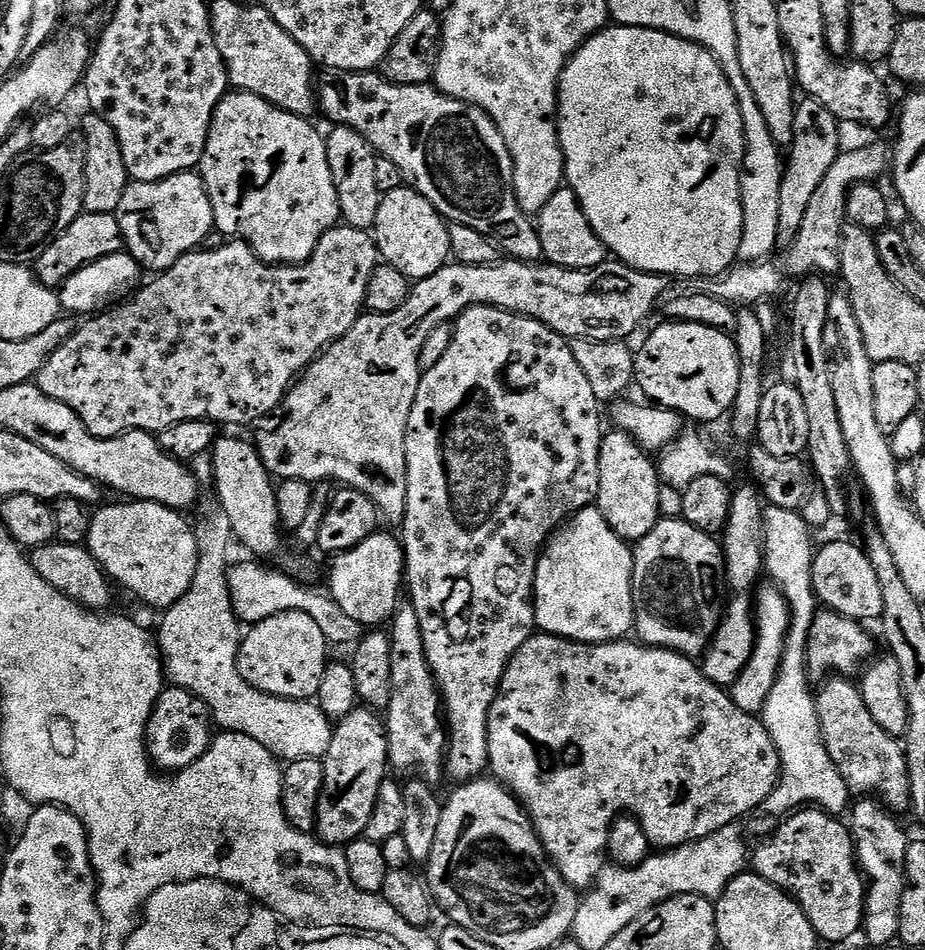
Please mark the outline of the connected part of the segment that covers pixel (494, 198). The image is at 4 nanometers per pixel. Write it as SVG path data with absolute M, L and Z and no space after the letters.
M328 70L323 75L324 80L317 79L314 84L314 104L318 112L321 112L326 119L333 120L331 122L333 125L353 128L355 132L362 134L362 138L366 138L366 142L370 142L370 146L374 151L379 155L390 158L390 162L394 162L394 166L398 166L398 170L404 179L404 184L414 189L418 194L425 196L438 209L445 221L461 224L462 226L470 226L470 230L478 230L478 234L482 234L486 239L492 241L505 257L514 260L531 260L533 262L539 261L543 257L542 242L540 241L540 235L536 233L533 217L529 213L524 212L522 206L518 206L516 201L516 191L512 185L510 150L506 150L506 142L502 142L502 134L494 126L492 119L481 108L462 102L458 98L450 98L446 94L442 94L431 83L391 84L389 80L381 76L379 71L376 70L370 72L333 72Z

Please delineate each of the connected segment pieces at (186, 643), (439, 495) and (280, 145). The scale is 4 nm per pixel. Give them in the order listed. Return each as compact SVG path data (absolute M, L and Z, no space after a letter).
M203 502L200 518L193 525L198 542L198 563L190 590L163 613L158 647L166 676L177 688L193 692L206 707L217 729L241 732L266 746L281 762L320 760L330 750L333 721L312 700L278 698L250 686L238 670L236 649L242 639L242 624L236 619L228 589L228 544L233 541L230 518L219 504Z
M473 304L456 317L452 328L452 341L448 344L446 354L442 354L436 365L421 375L418 394L410 410L410 422L406 430L408 493L402 525L404 570L406 592L407 595L408 592L412 595L409 596L410 602L414 606L414 614L418 614L418 626L422 628L422 646L426 652L426 662L440 688L442 711L448 733L444 770L447 779L456 780L457 785L481 777L488 768L488 715L496 700L500 679L504 676L513 654L537 631L534 583L538 553L548 537L565 520L575 516L581 509L589 507L596 499L598 454L602 439L600 408L602 402L594 394L590 381L586 379L586 374L582 374L578 362L574 362L569 341L534 318L494 308L491 304Z
M232 90L229 91L227 96L223 96L220 99L220 105L217 106L212 115L212 124L208 127L204 157L200 159L198 171L200 177L204 179L204 185L214 210L214 218L216 219L215 231L217 233L225 232L225 237L242 240L245 244L249 244L256 251L258 259L264 260L268 264L304 263L305 260L310 258L310 254L314 254L314 250L324 234L329 232L331 228L337 227L342 220L340 207L338 206L338 190L334 186L334 178L328 161L328 145L322 132L320 136L319 130L311 124L312 122L311 119L295 116L293 112L282 110L268 100L258 98L249 92Z

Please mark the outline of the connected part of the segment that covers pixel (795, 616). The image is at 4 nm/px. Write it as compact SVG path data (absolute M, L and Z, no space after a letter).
M765 507L762 512L762 568L771 583L784 595L788 608L788 630L780 658L776 680L766 694L758 719L764 723L780 755L780 780L768 796L767 810L776 818L791 814L805 806L822 808L840 814L850 804L850 793L838 768L830 758L820 733L816 697L808 689L808 634L818 611L816 591L812 585L813 529L794 508Z

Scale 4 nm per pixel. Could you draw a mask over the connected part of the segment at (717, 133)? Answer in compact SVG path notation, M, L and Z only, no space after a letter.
M616 24L615 26L605 26L601 28L600 31L588 37L588 40L569 57L568 63L564 65L564 69L560 74L560 81L558 83L558 127L560 129L560 145L564 151L564 178L567 187L574 190L574 194L578 198L578 202L590 222L590 226L598 234L598 238L604 244L605 249L607 249L611 255L612 252L616 255L613 257L615 257L619 263L628 264L630 267L638 269L639 272L654 272L657 276L666 276L669 278L675 278L675 276L704 276L703 278L711 278L720 276L737 263L740 255L742 228L740 170L744 162L744 123L742 122L740 107L736 104L734 90L730 86L730 82L726 78L722 66L716 61L714 54L710 54L708 48L704 48L700 44L695 44L689 40L684 40L681 36L675 36L669 32L654 30L653 28L631 28L625 24Z

